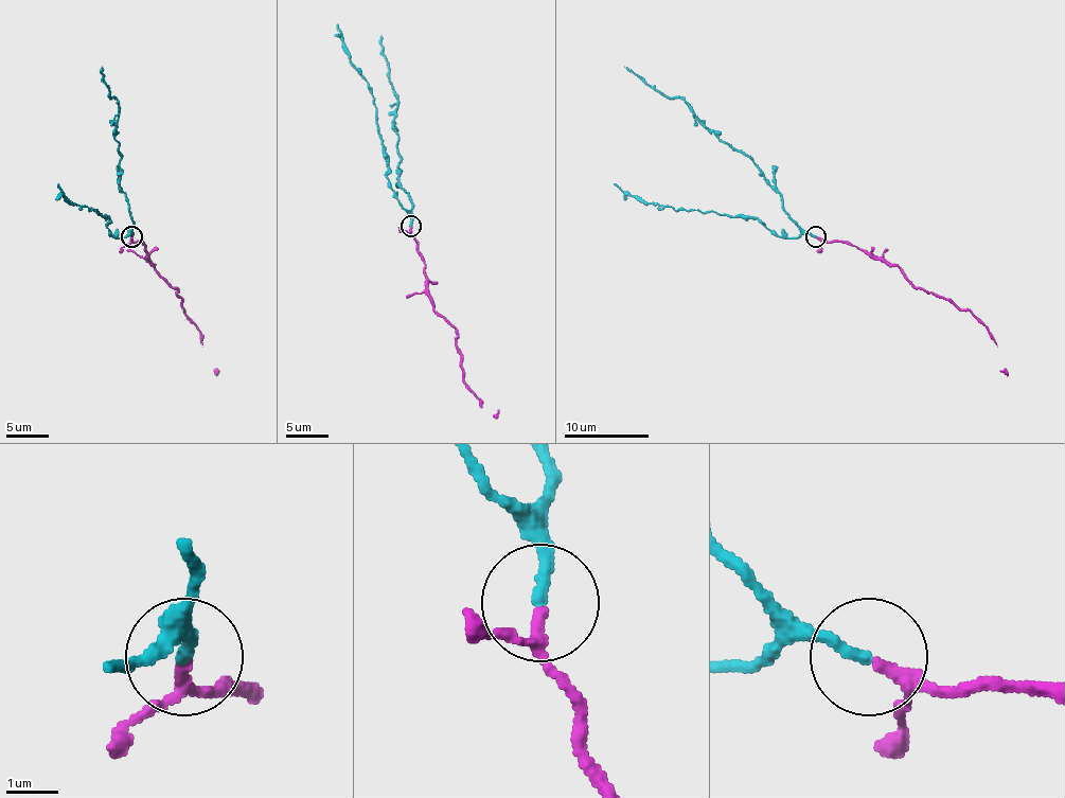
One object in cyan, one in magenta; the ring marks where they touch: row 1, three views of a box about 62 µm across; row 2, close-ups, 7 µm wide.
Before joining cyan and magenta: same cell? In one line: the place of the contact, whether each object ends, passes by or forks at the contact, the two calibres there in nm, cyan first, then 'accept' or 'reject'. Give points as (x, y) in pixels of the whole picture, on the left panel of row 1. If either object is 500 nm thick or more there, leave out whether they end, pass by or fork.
place (131, 236); cyan ends; magenta passes by; calibres 240 and 200 nm; accept

